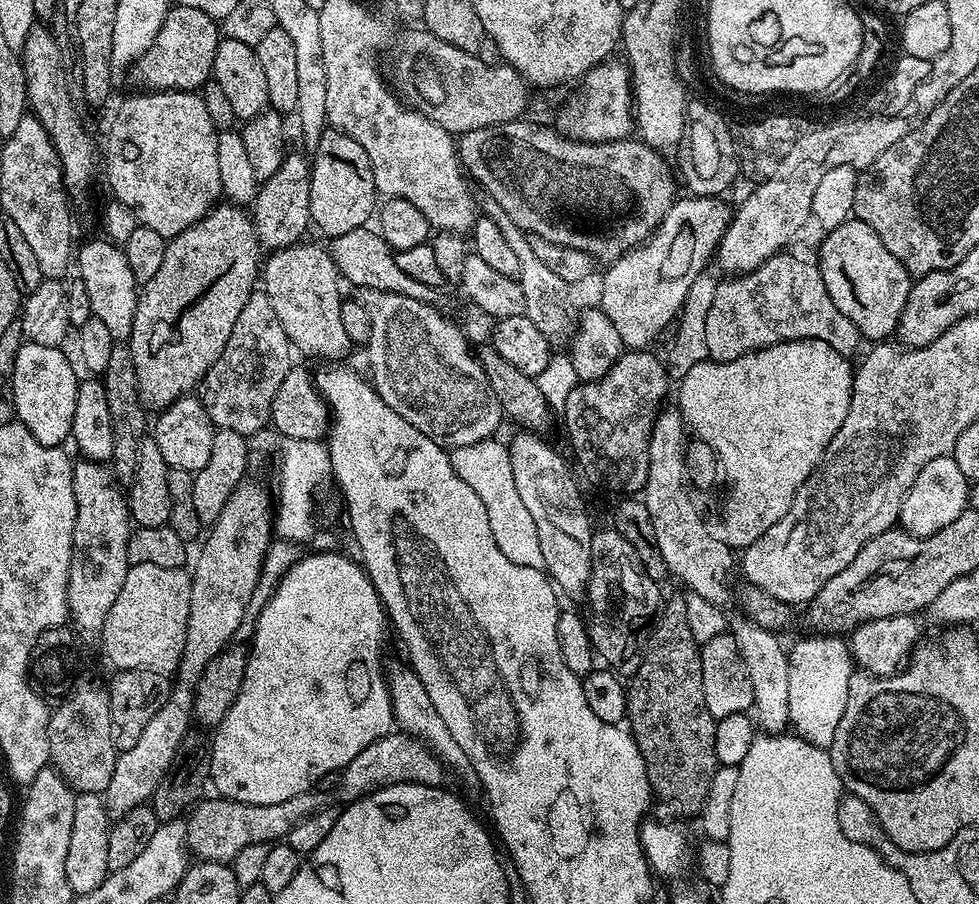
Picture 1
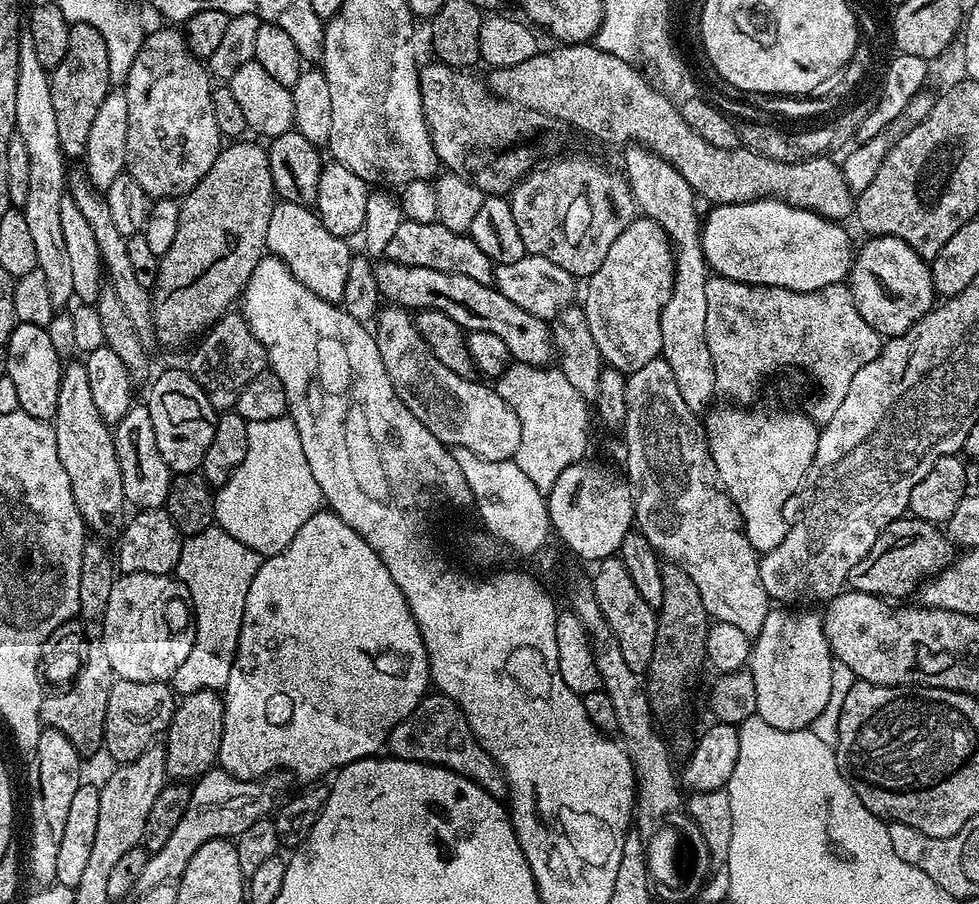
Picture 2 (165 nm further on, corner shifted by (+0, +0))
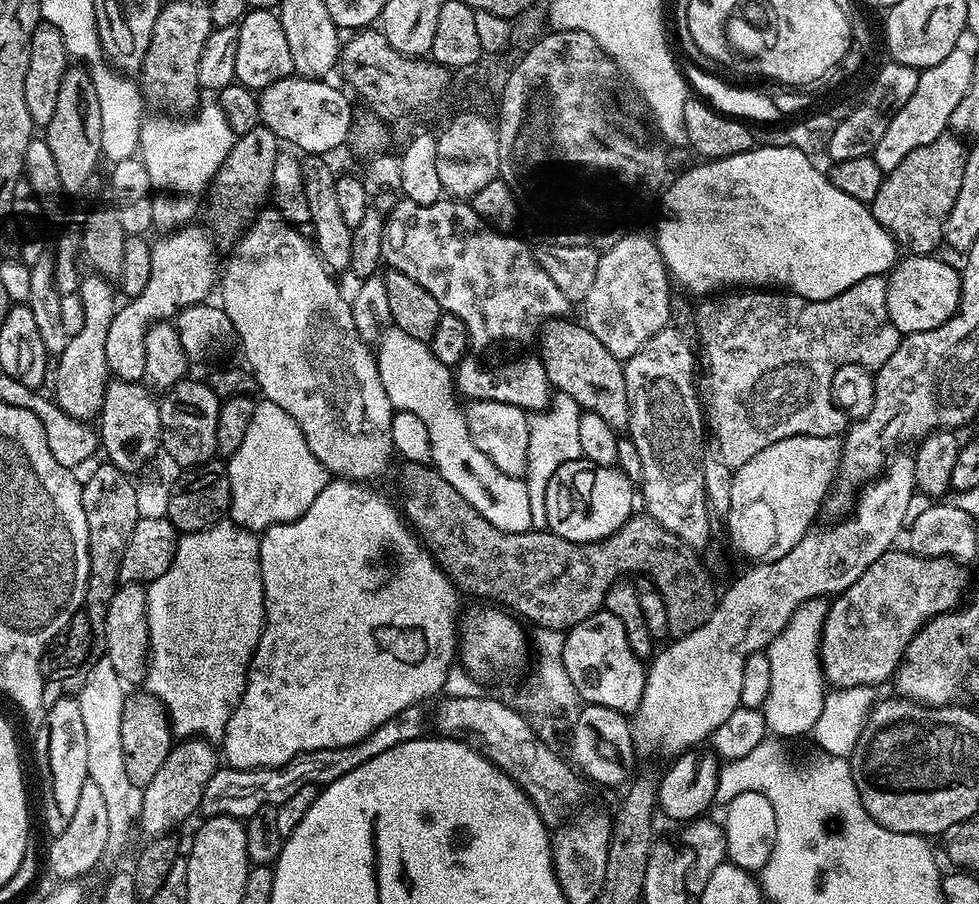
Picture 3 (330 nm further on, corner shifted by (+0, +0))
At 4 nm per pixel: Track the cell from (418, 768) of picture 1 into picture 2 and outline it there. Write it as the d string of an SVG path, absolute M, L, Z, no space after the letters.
M439 694L425 696L405 720L394 726L388 735L386 748L398 760L426 762L454 770L482 786L482 790L486 790L494 799L507 801L508 783L498 762L474 738L464 711L450 698Z

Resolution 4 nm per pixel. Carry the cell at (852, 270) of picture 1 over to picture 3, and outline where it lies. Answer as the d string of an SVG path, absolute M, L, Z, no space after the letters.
M911 254L897 259L896 267L887 273L887 310L890 314L890 322L902 334L910 332L925 332L942 326L956 313L960 305L960 272L952 269L944 260L939 260L939 255L914 256Z

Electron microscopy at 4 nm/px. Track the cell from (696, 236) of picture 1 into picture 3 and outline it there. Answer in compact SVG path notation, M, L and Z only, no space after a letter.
M626 234L614 246L600 252L598 274L590 292L582 301L584 308L583 323L618 358L621 362L628 360L654 334L669 327L672 316L672 292L668 289L670 277L668 267L664 265L655 239L648 236Z

